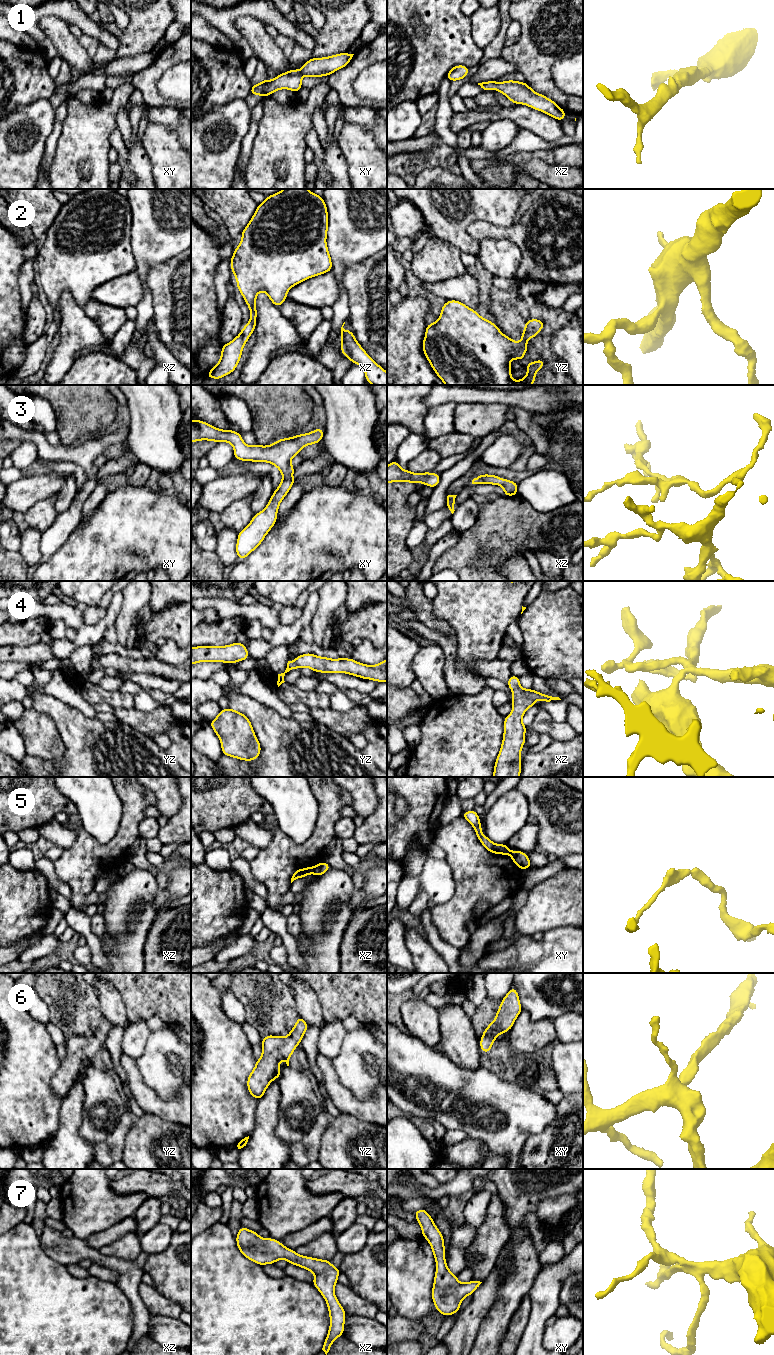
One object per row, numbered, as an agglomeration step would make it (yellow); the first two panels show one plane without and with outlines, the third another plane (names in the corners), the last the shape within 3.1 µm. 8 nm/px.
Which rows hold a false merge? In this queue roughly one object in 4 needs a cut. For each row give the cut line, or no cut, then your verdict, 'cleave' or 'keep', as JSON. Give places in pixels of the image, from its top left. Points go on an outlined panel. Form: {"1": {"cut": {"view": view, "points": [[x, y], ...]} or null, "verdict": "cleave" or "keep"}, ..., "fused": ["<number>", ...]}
{"1": {"cut": null, "verdict": "keep"}, "2": {"cut": null, "verdict": "keep"}, "3": {"cut": null, "verdict": "keep"}, "4": {"cut": null, "verdict": "keep"}, "5": {"cut": {"view": "xz", "points": [[314, 867], [312, 872]]}, "verdict": "cleave"}, "6": {"cut": null, "verdict": "keep"}, "7": {"cut": null, "verdict": "keep"}, "fused": ["5"]}

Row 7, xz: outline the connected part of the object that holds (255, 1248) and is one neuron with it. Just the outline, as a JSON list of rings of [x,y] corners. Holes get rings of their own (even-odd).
[[[243,1226],[238,1231],[236,1243],[244,1257],[261,1266],[285,1259],[289,1264],[314,1273],[312,1284],[324,1297],[330,1317],[330,1327],[322,1348],[327,1355],[332,1343],[344,1334],[346,1312],[334,1293],[334,1287],[341,1273],[340,1268],[334,1267],[330,1260],[299,1255],[295,1250],[285,1247],[280,1241],[271,1237],[264,1239],[257,1232]]]

